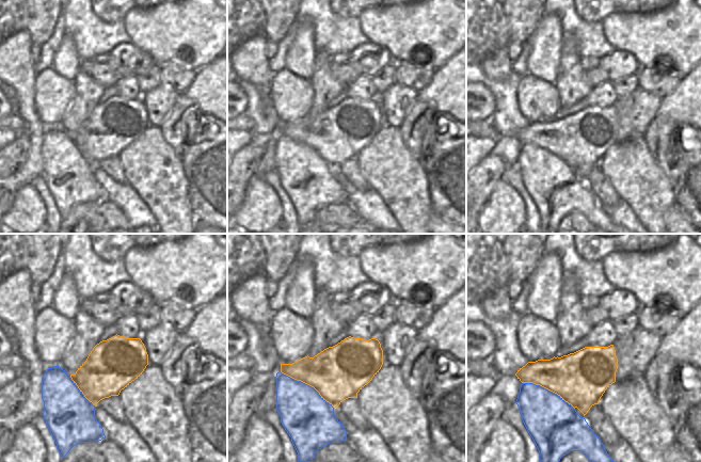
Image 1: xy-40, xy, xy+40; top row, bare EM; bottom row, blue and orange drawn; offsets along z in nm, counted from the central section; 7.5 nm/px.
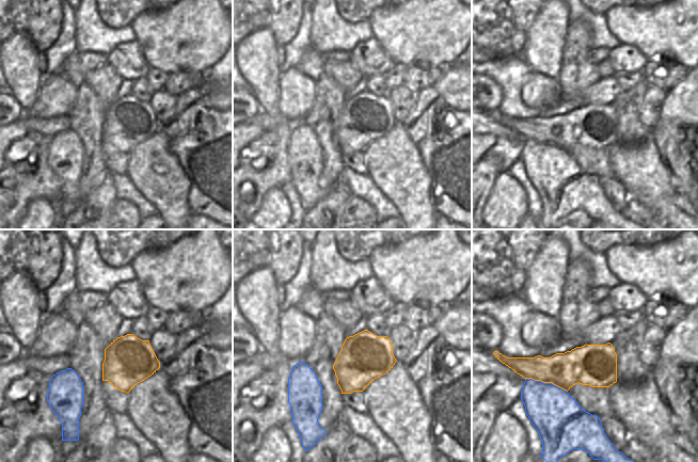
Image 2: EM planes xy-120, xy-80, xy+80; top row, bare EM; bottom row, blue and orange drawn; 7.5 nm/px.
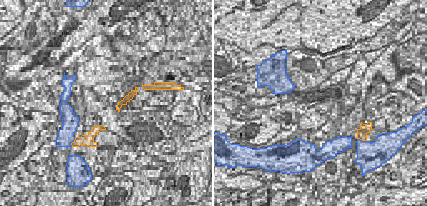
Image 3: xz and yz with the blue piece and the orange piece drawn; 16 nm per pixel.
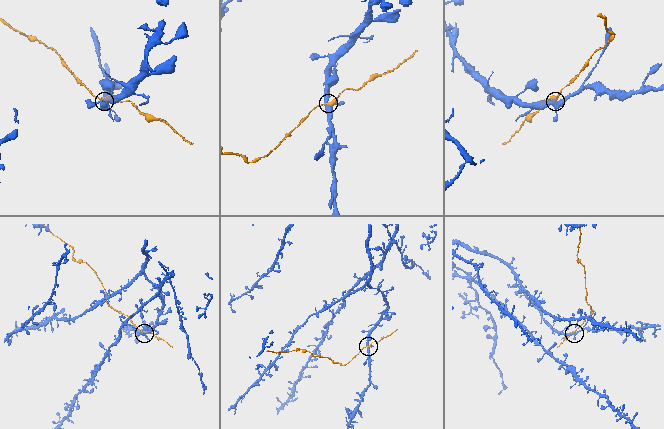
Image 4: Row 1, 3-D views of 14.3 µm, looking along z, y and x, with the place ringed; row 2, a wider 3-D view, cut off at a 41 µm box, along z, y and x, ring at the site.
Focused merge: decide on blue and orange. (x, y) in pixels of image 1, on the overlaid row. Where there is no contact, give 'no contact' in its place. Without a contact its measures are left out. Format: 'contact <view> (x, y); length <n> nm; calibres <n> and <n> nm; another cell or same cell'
contact xy (306, 384); length 500 nm; calibres 360 and 400 nm; same cell

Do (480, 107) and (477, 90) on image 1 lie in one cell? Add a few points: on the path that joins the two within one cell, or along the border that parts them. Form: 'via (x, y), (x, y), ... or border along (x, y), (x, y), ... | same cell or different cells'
via (477, 102), (477, 94) | same cell

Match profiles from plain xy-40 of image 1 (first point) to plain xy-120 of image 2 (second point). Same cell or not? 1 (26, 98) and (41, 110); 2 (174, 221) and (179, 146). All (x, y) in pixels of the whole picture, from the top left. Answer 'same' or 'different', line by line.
1: different
2: different

